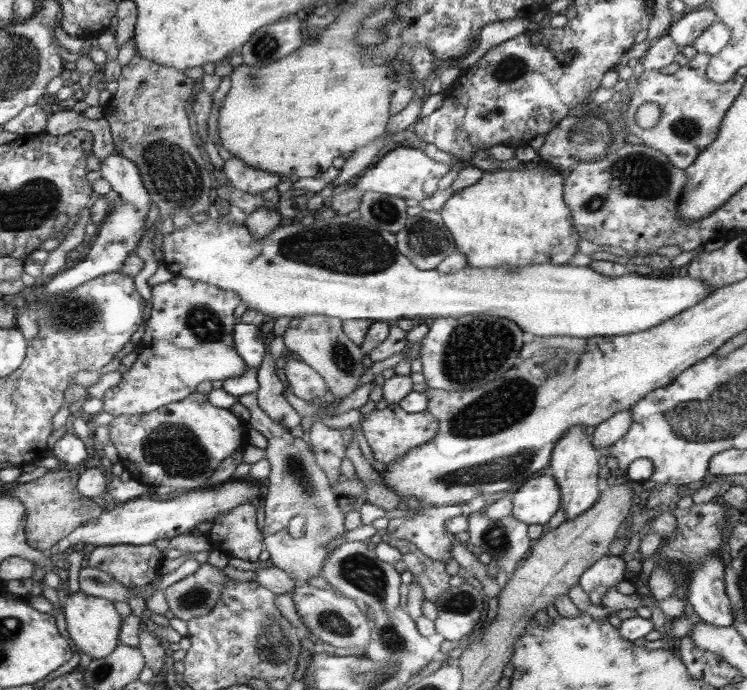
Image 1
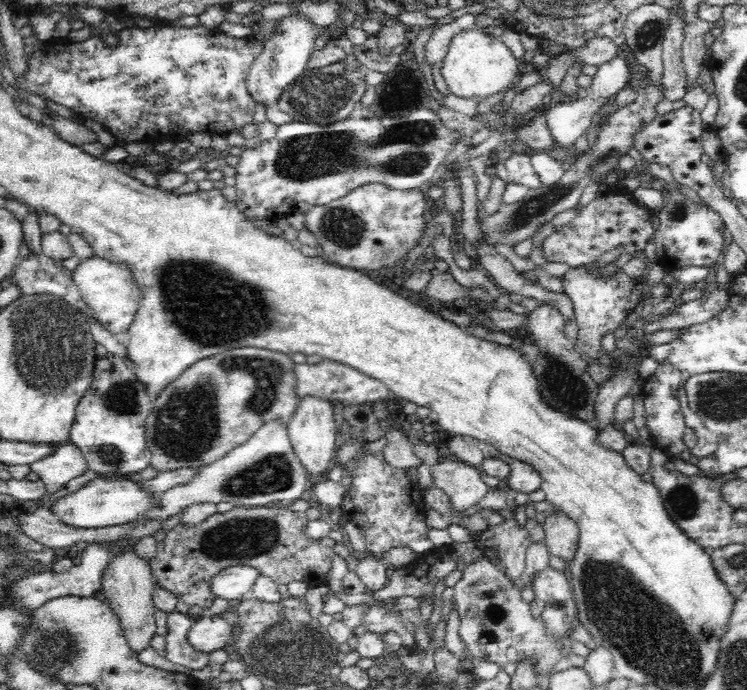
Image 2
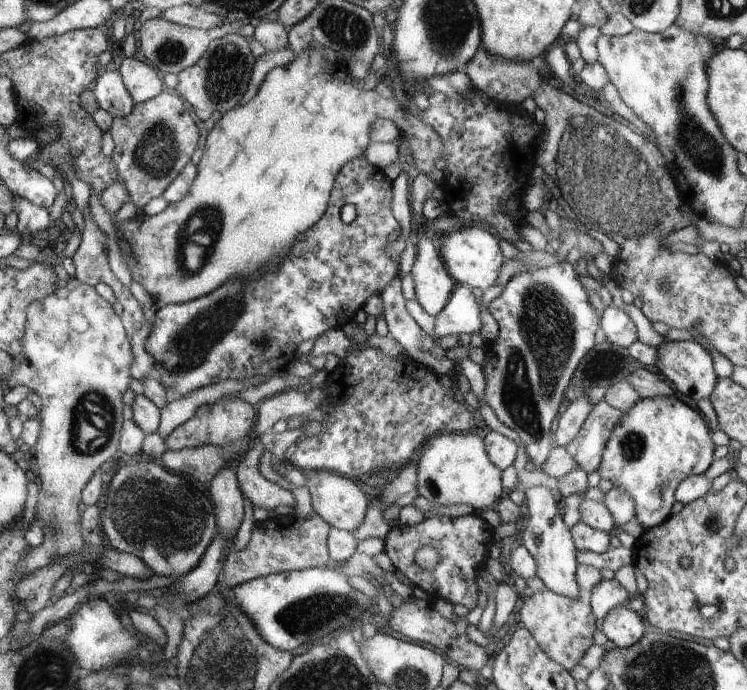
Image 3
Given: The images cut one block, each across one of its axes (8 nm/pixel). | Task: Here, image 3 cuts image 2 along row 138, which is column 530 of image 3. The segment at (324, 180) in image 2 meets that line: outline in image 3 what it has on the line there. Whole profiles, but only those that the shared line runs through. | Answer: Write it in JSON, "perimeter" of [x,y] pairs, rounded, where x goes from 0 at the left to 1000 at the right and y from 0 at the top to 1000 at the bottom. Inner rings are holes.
{"perimeter":[[[758,377],[736,378],[734,386],[714,394],[688,400],[677,410],[669,429],[653,441],[652,449],[664,462],[668,475],[661,490],[647,503],[648,522],[644,528],[651,554],[649,581],[661,594],[667,609],[695,629],[708,667],[722,680],[736,661],[739,635],[736,617],[750,600],[750,588],[766,557],[766,542],[776,530],[780,519],[795,504],[795,487],[801,478],[801,455],[787,438],[782,414],[774,406],[768,384]]]}

